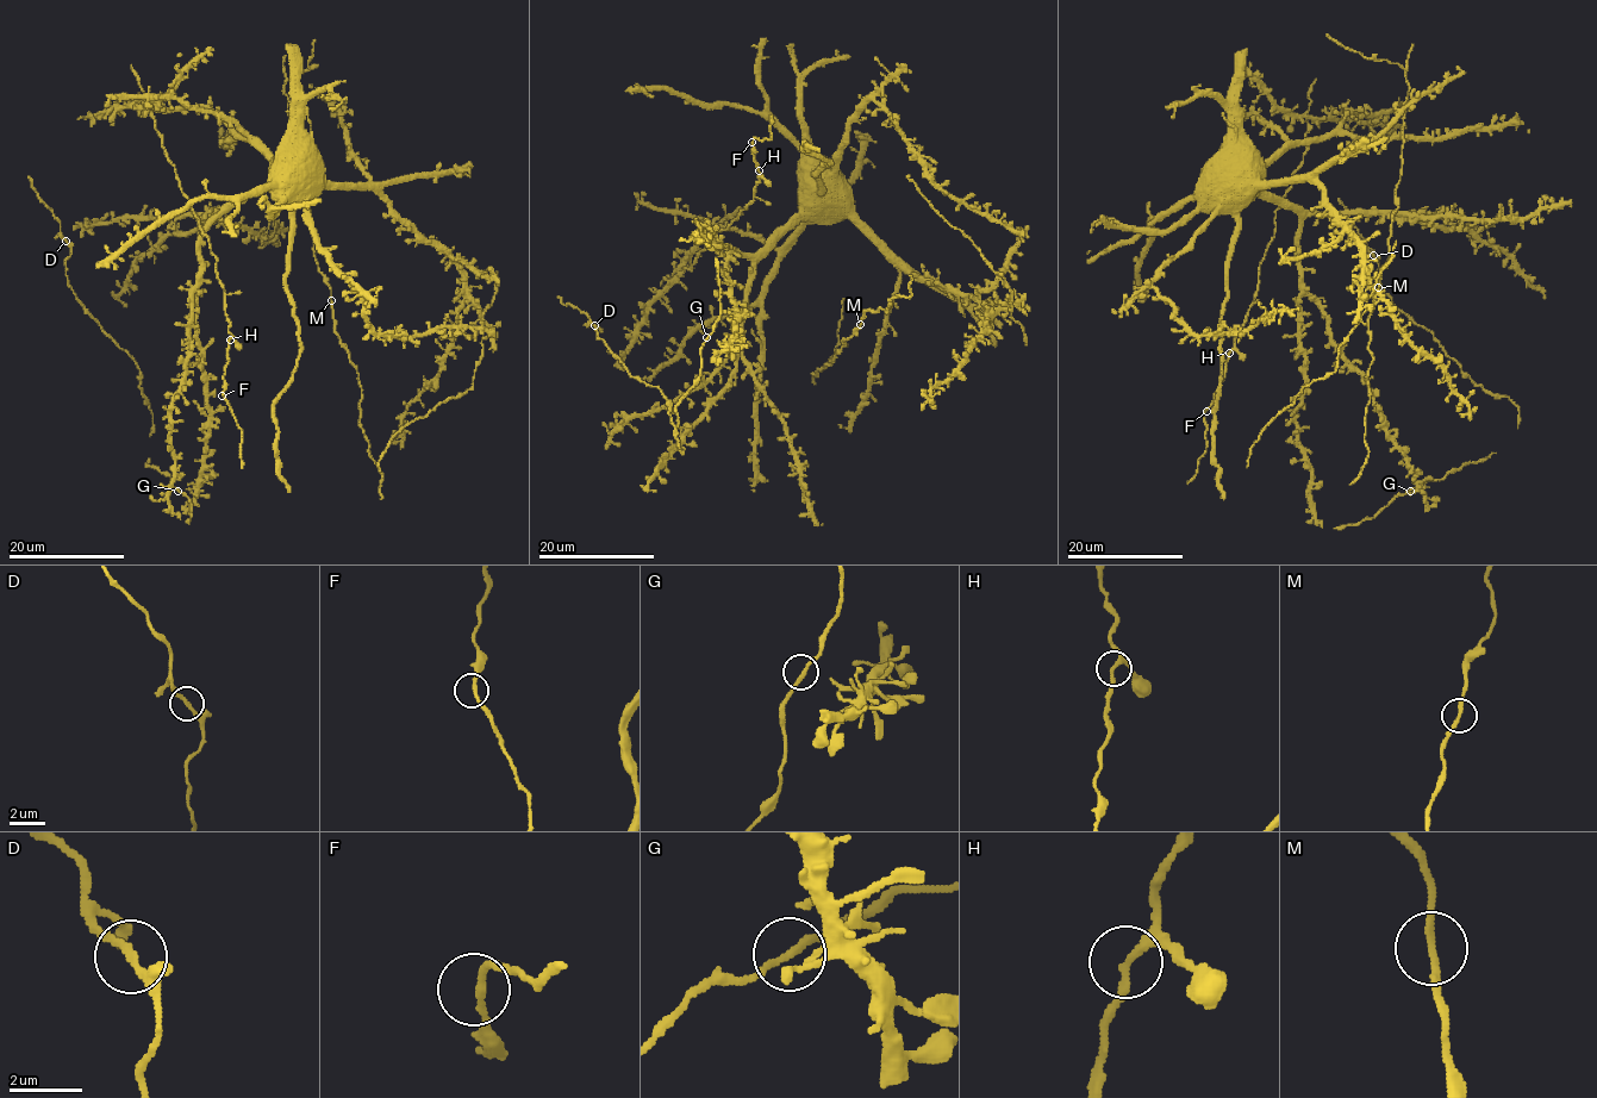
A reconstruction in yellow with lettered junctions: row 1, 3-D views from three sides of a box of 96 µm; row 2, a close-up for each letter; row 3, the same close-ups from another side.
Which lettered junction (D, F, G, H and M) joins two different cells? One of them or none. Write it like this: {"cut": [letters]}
{"cut": []}

